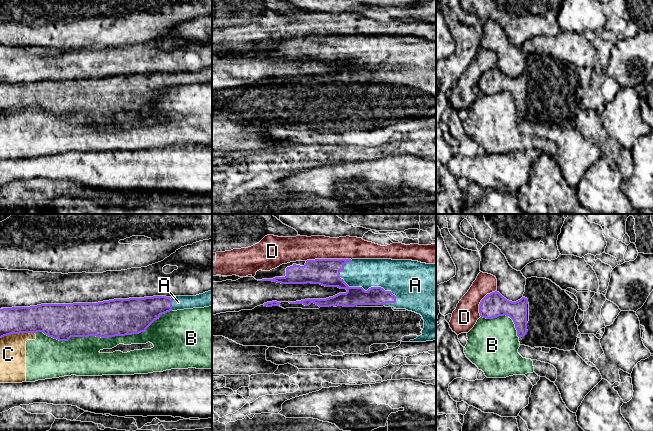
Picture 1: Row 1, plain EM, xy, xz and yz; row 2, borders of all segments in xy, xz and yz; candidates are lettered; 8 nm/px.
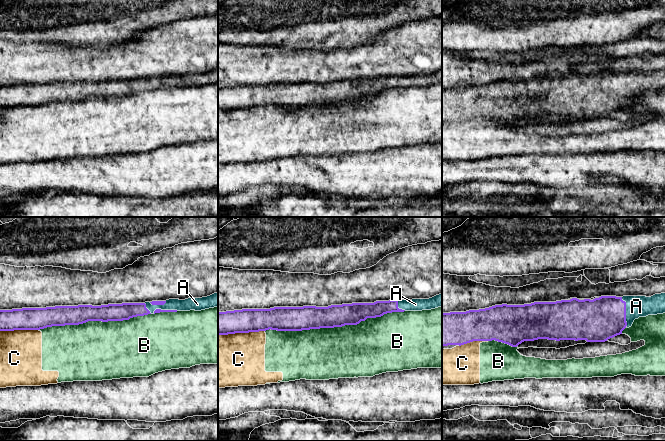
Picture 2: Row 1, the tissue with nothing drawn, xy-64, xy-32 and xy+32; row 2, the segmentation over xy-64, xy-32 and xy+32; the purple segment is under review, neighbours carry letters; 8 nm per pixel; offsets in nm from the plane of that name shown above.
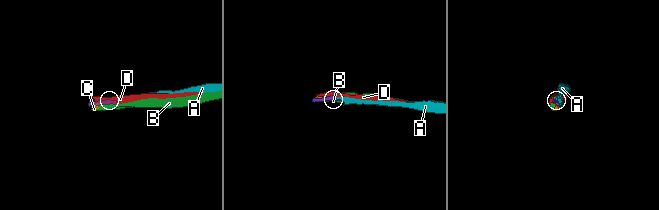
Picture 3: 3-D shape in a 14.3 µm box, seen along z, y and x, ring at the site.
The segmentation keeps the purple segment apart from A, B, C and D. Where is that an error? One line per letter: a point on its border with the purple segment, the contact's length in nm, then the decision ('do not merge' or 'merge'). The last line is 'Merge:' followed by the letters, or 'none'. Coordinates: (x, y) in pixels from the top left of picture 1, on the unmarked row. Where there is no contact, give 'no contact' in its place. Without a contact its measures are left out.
A: contact xz (363, 65); length 550 nm; merge
B: contact xy (103, 113); length 1100 nm; do not merge
C: contact xy (17, 109); length 300 nm; do not merge
D: contact xz (328, 35); length 360 nm; do not merge
Merge: A

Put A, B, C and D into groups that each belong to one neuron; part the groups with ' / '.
A / B C / D

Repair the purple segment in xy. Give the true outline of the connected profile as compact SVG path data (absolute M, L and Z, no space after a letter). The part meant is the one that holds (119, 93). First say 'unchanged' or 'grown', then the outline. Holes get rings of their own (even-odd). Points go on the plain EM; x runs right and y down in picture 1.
grown; M212 67L196 72L153 72L114 75L98 79L41 80L30 83L3 84L0 85L0 114L10 110L43 108L59 117L68 117L71 113L109 114L139 110L145 108L162 90L209 82L212 82Z

